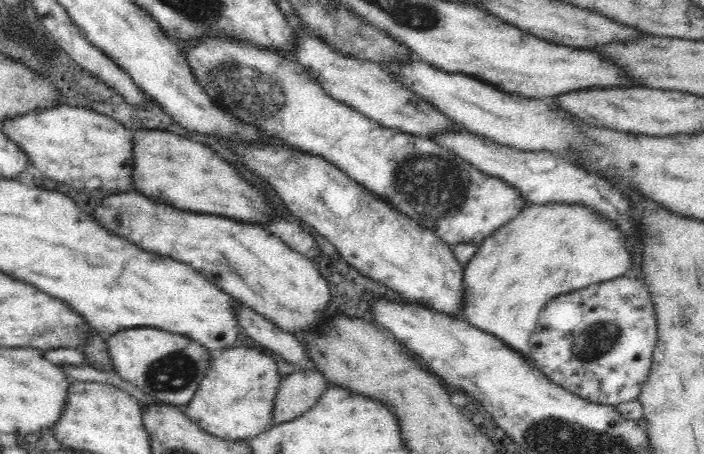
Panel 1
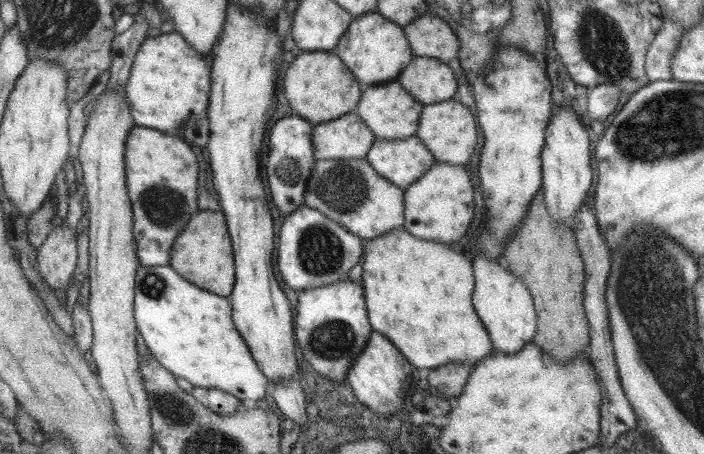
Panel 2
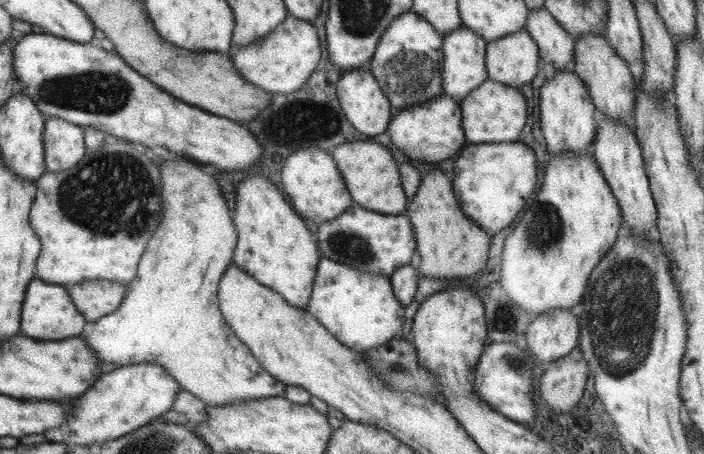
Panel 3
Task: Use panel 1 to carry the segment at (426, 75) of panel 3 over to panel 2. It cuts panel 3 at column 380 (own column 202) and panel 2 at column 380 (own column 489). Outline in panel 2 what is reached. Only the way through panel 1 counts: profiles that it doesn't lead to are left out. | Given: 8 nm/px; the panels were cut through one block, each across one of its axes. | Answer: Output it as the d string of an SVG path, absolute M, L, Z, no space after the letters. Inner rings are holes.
M365 159L315 160L303 204L333 220L347 232L369 240L404 224L404 191L383 179Z

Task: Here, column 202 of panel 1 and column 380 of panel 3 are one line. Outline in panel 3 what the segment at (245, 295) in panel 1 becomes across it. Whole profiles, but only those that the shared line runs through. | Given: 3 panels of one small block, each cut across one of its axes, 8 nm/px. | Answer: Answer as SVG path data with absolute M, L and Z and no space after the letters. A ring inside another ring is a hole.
M352 203L337 218L317 226L318 251L329 260L357 272L369 272L389 278L395 270L409 265L416 249L413 228L403 215L373 212Z

